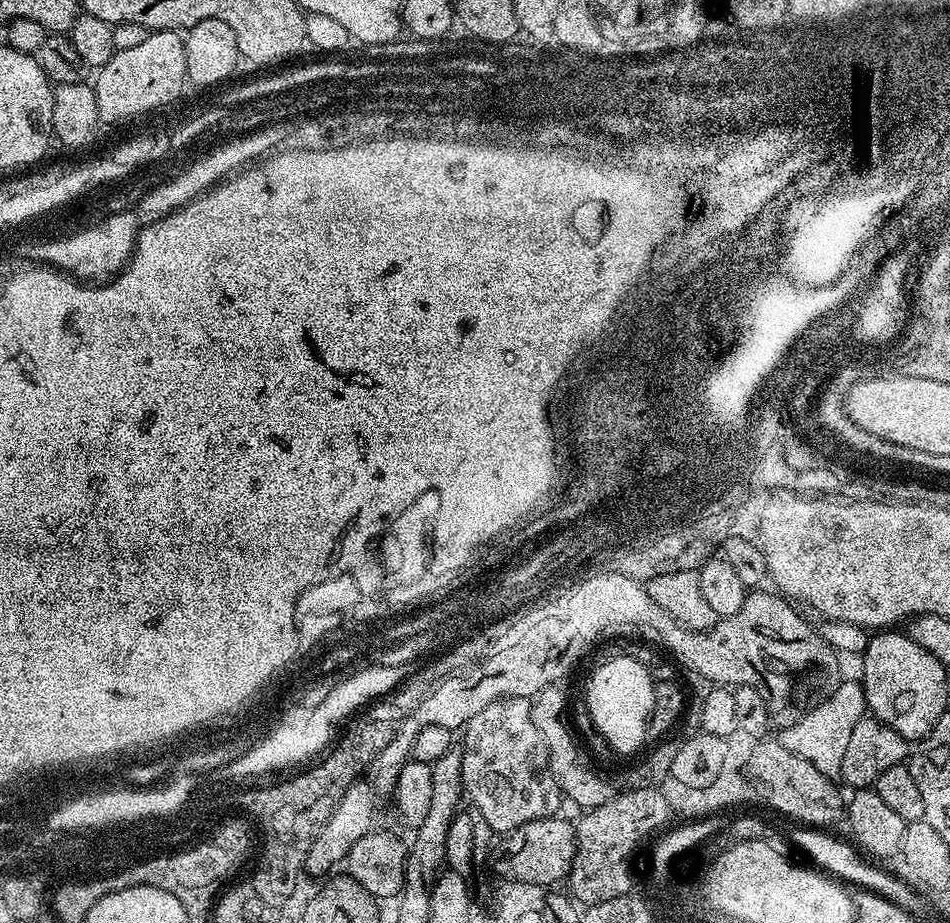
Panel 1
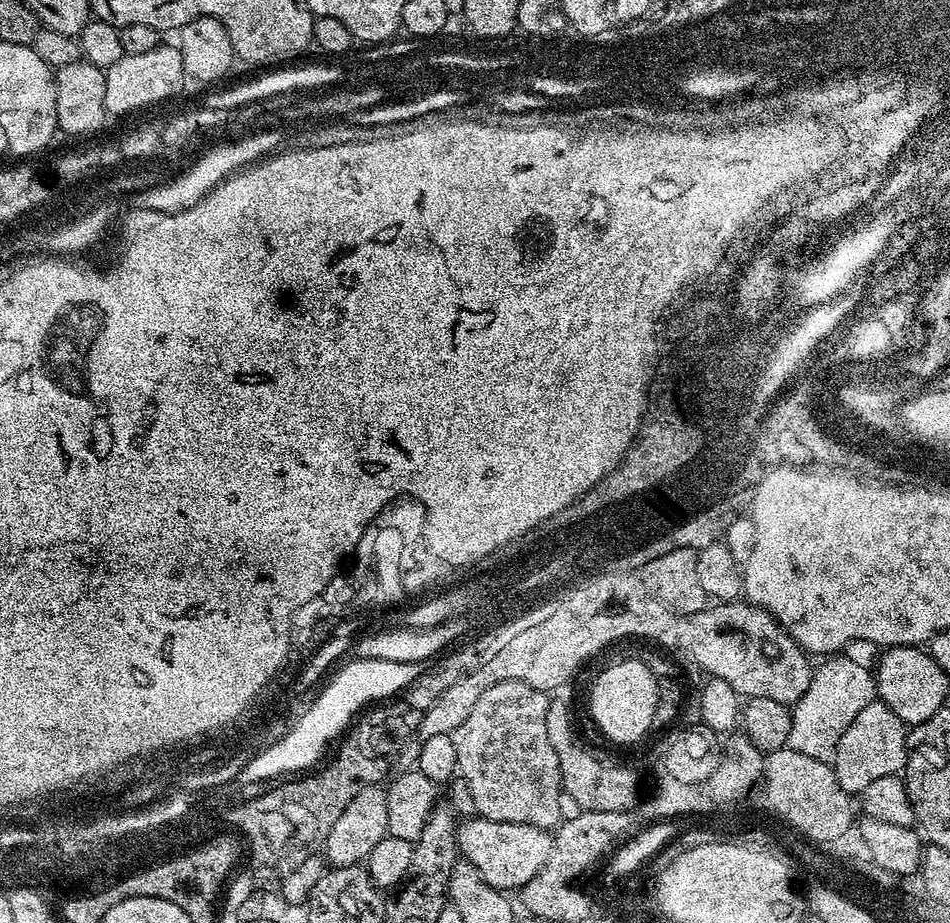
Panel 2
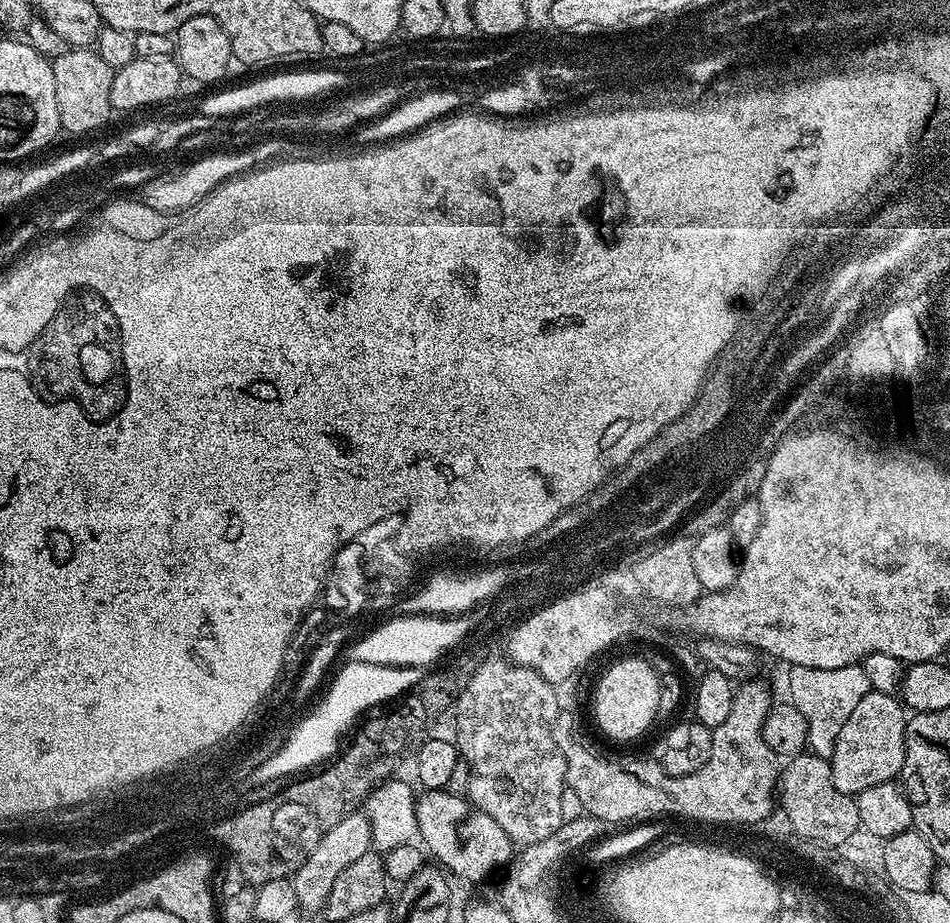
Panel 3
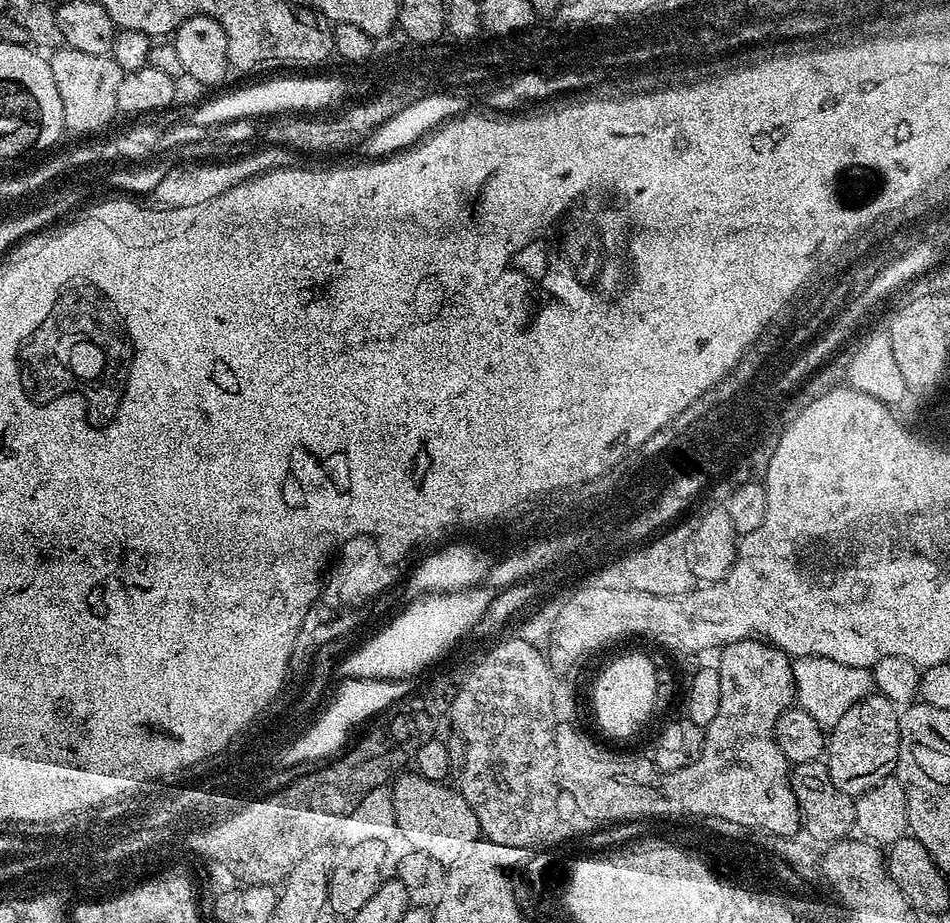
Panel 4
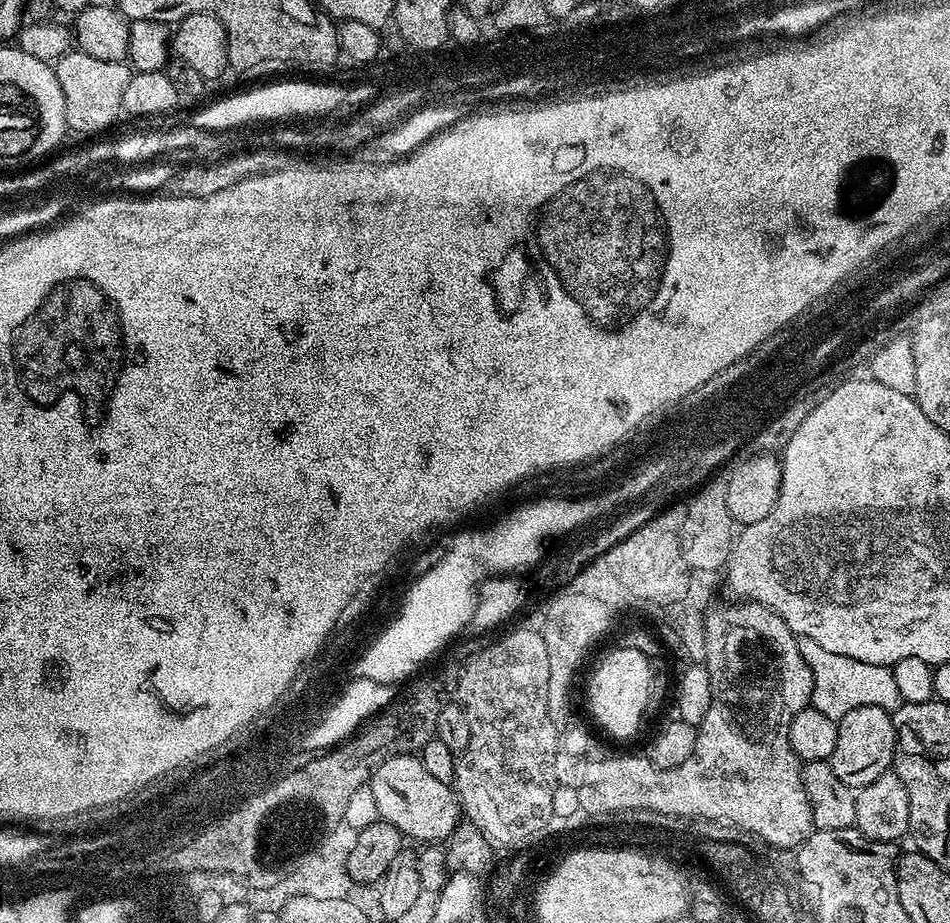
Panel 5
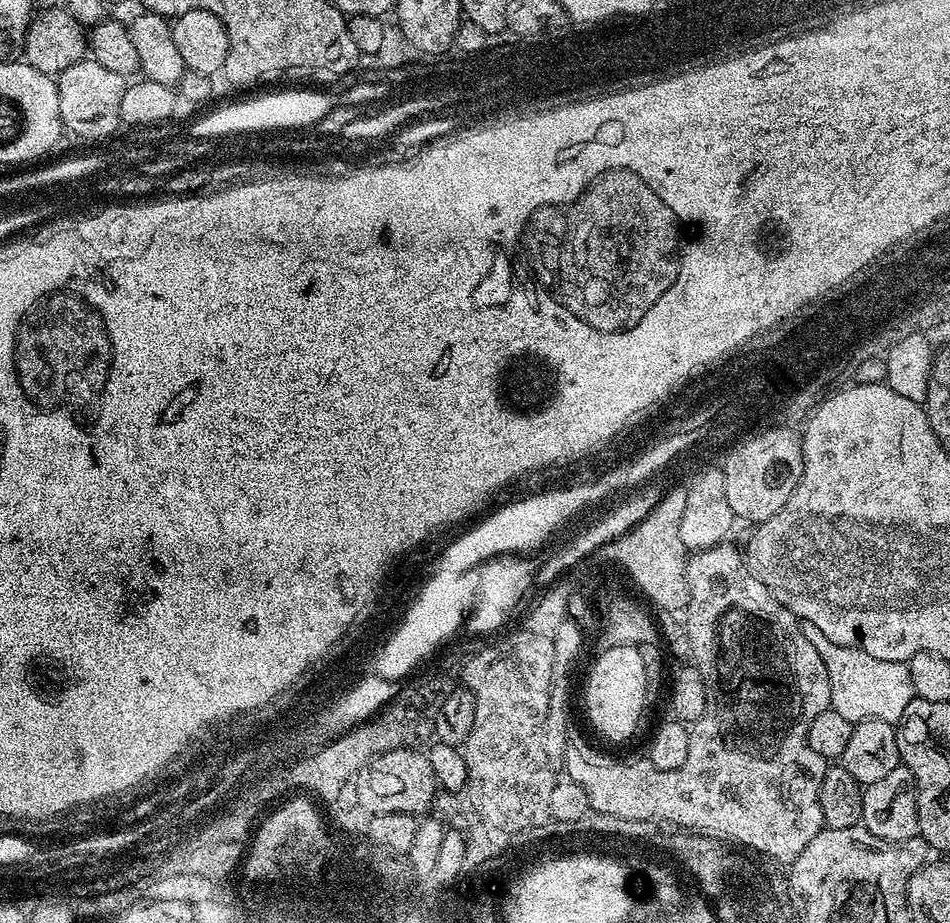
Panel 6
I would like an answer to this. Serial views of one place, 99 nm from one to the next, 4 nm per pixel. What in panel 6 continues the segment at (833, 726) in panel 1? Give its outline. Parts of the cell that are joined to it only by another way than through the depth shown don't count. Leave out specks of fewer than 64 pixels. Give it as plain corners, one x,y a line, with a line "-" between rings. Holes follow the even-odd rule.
804,624
804,633
810,642
814,642
814,650
822,654
822,662
826,662
826,674
830,678
830,698
832,708
852,725
861,720
881,720
895,725
904,716
906,706
916,696
911,672
905,661
886,662
882,658
872,658
861,648
838,646
818,630
818,626

